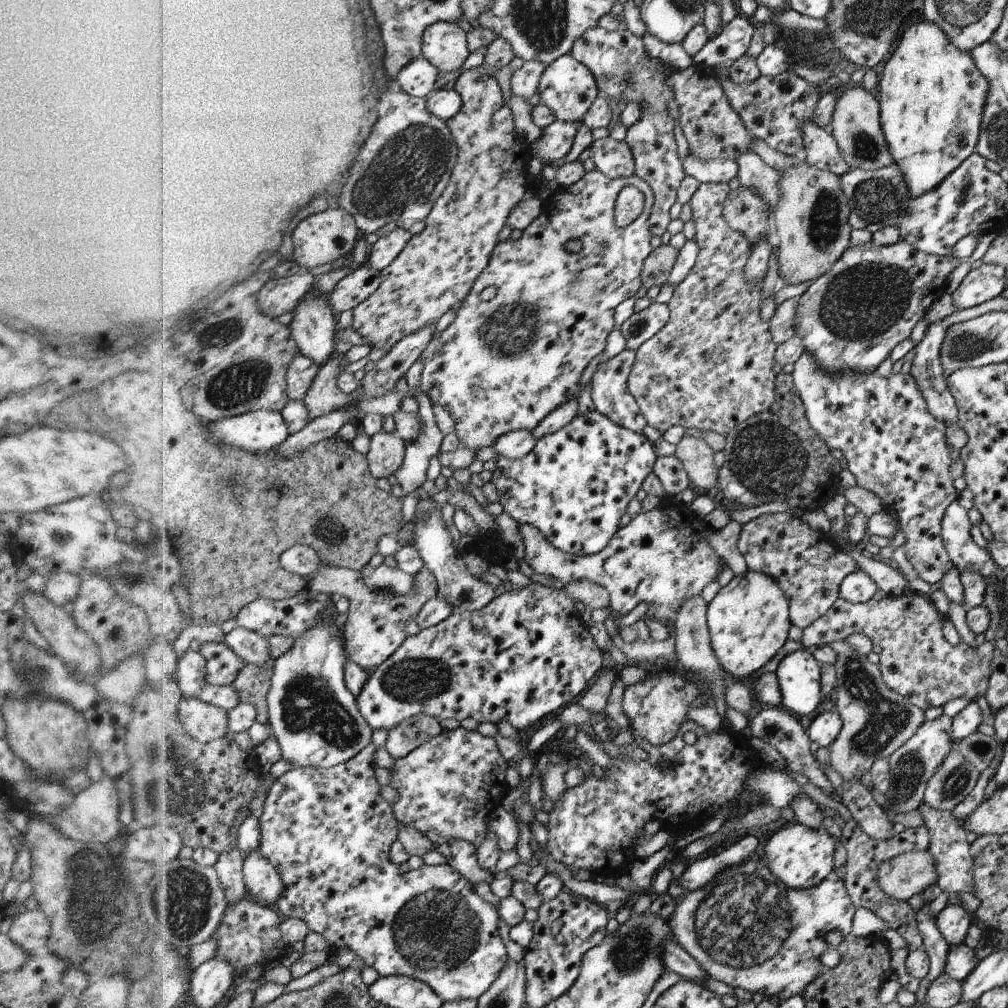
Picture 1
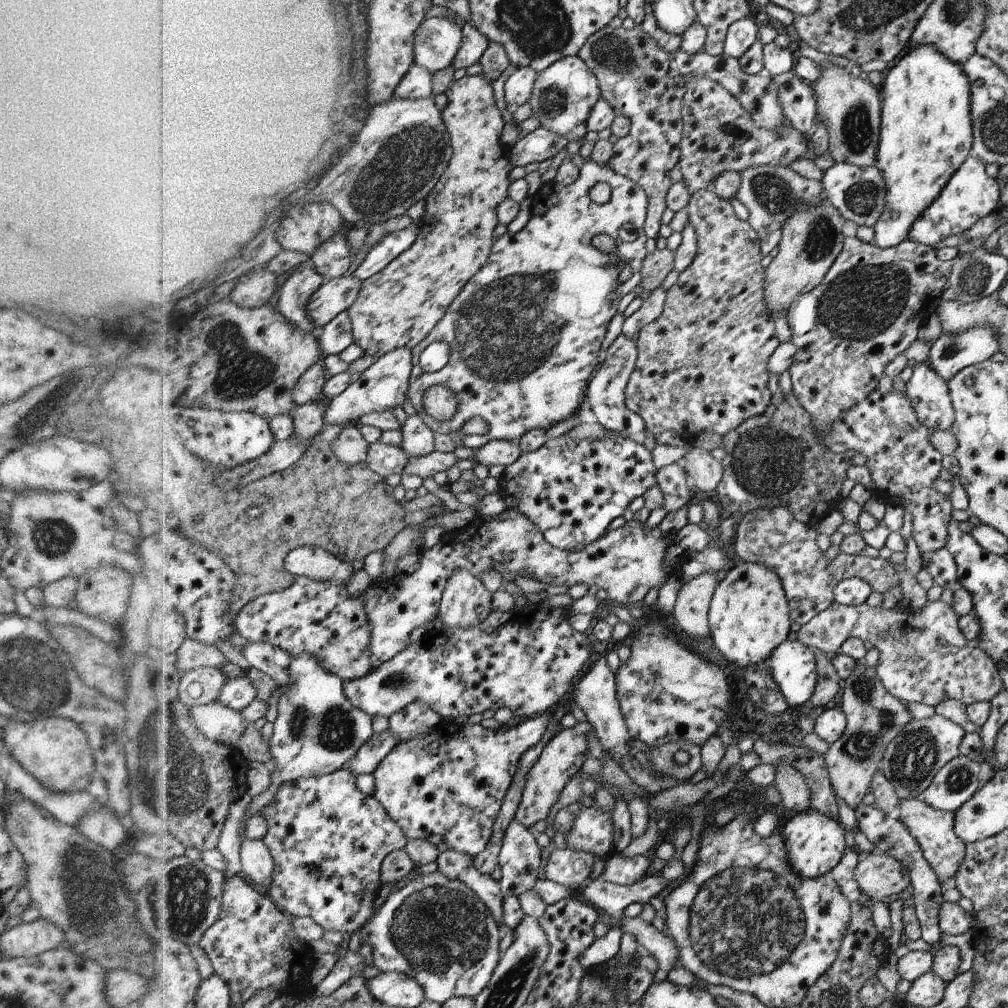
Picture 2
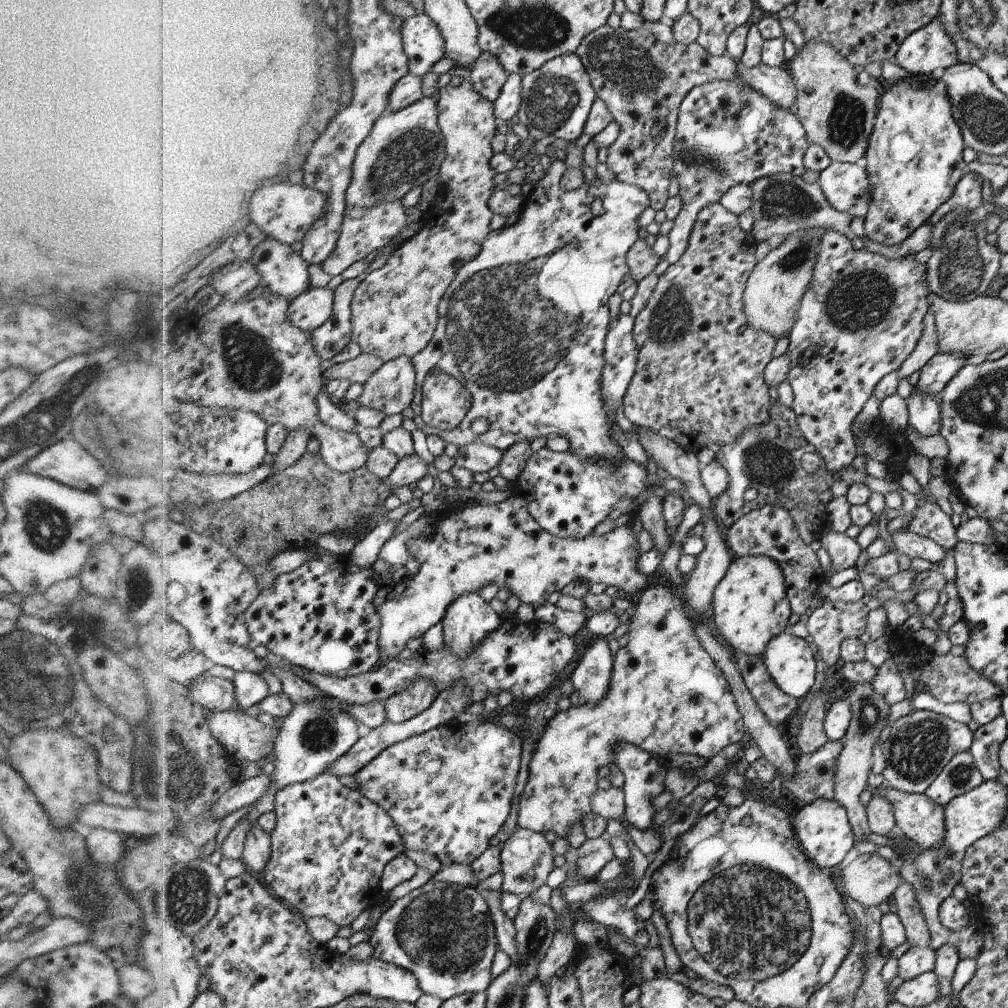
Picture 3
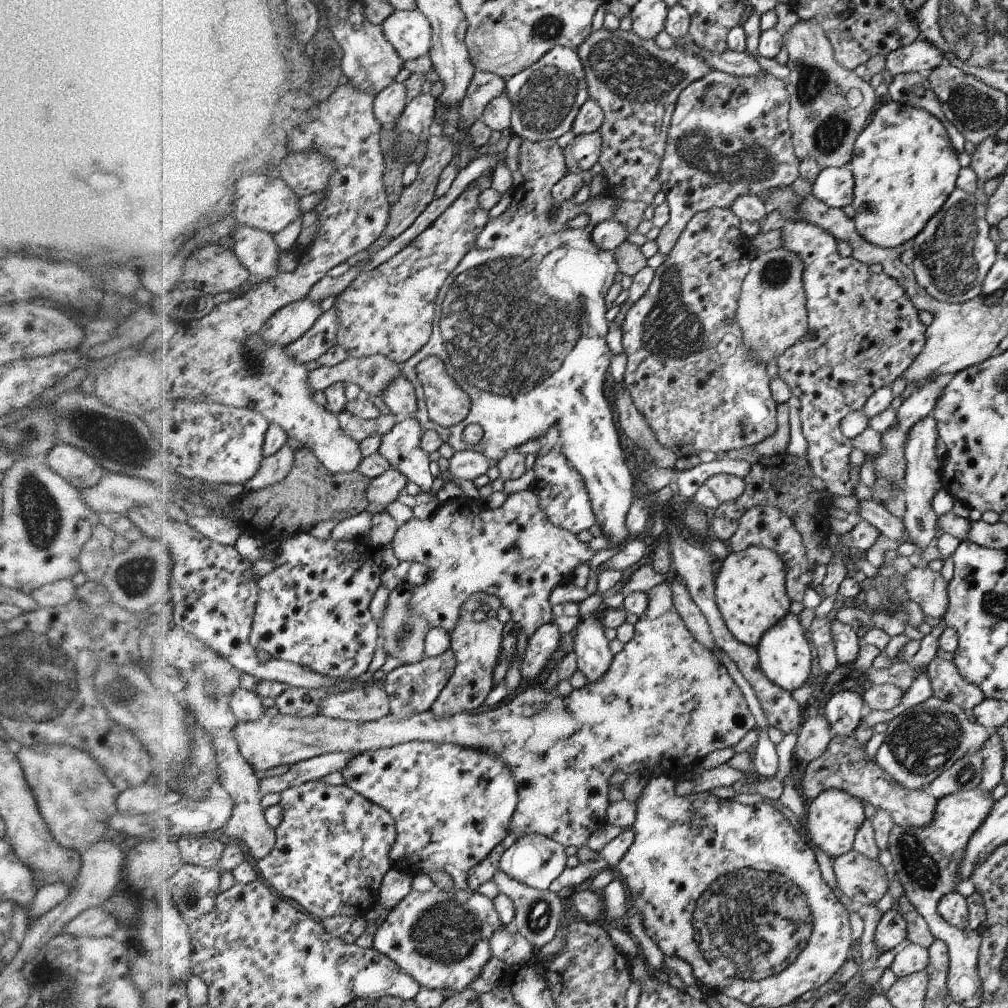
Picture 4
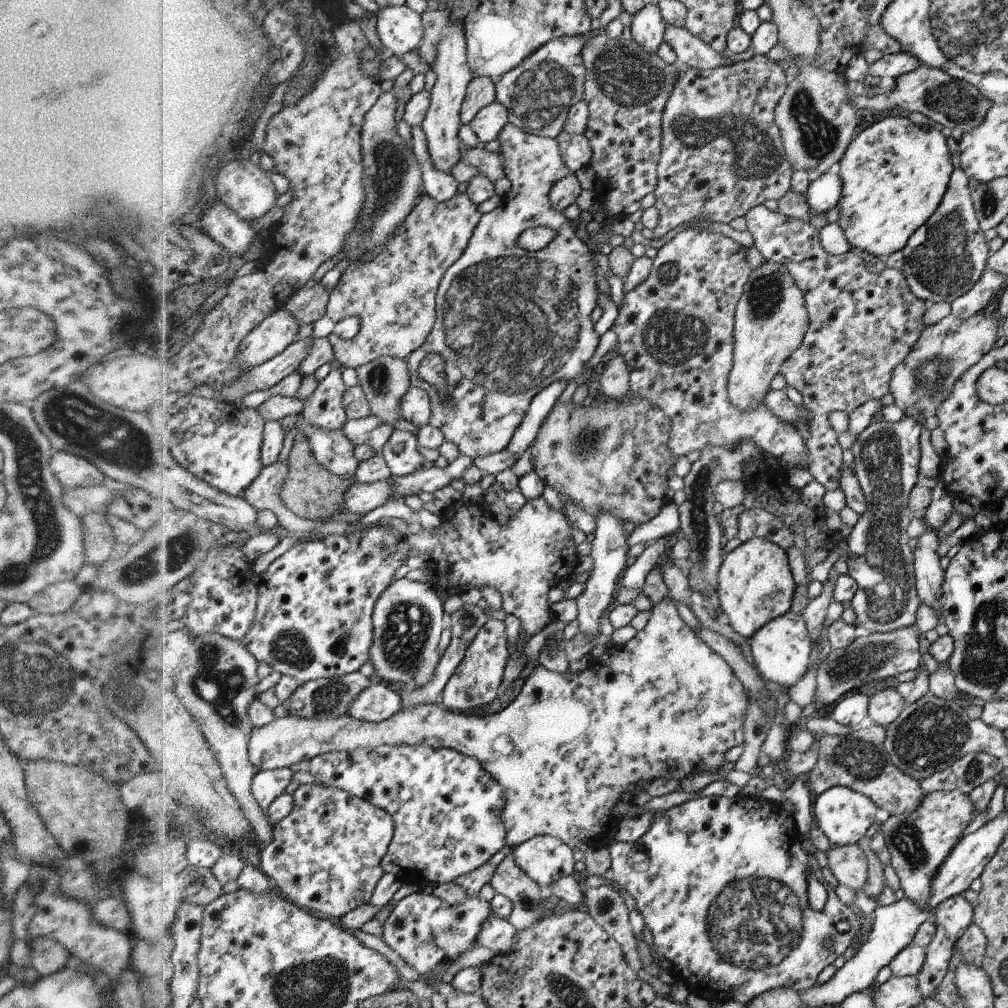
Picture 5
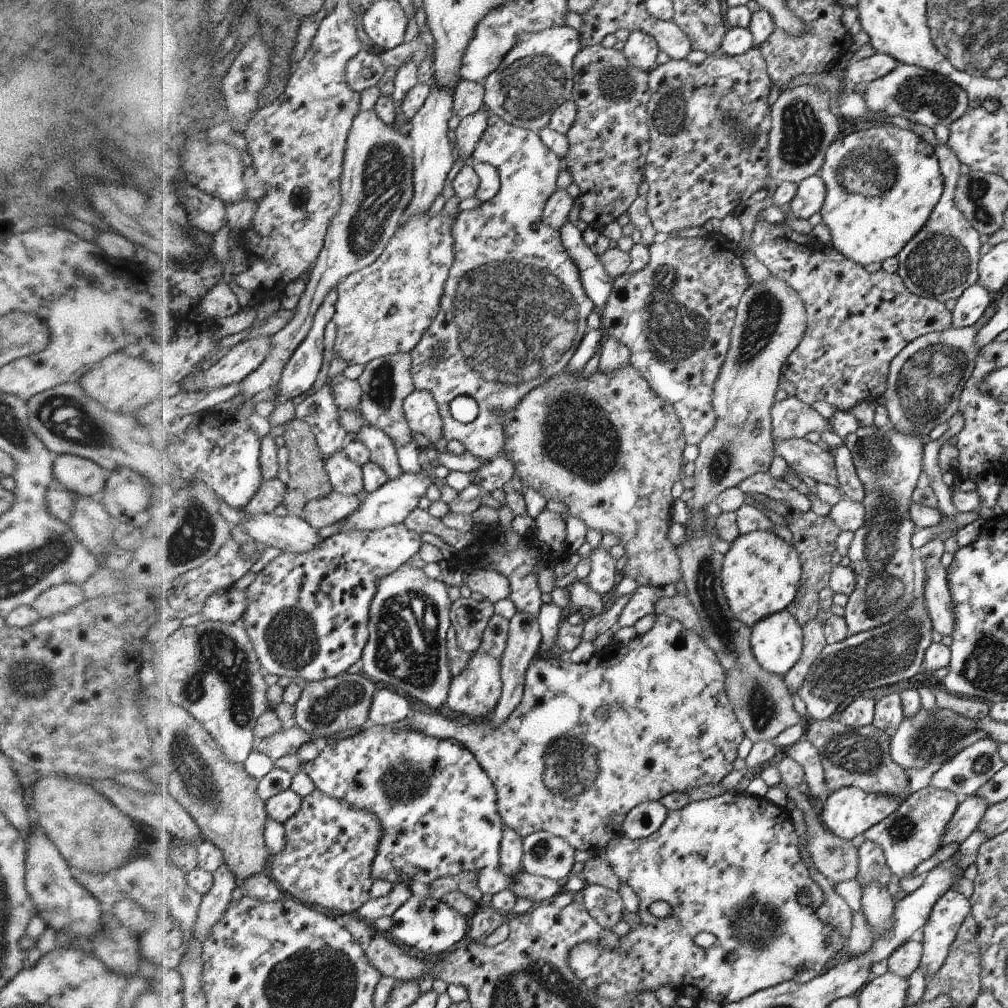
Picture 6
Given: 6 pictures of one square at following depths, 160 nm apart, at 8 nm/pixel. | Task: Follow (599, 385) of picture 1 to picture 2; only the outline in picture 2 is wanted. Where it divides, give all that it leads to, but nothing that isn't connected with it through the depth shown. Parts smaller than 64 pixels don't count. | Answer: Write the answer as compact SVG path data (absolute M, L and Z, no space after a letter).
M621 333L606 350L606 358L594 376L589 386L589 401L592 412L596 414L598 422L605 428L619 432L624 436L642 438L645 432L645 422L631 412L626 406L625 388L637 361L637 342Z

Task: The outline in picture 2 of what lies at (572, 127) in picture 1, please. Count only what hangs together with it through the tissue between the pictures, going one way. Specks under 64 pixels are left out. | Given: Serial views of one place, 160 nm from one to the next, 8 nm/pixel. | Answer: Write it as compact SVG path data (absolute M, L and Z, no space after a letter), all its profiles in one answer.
M538 127L514 144L510 151L510 164L533 168L566 148L568 141L548 129Z

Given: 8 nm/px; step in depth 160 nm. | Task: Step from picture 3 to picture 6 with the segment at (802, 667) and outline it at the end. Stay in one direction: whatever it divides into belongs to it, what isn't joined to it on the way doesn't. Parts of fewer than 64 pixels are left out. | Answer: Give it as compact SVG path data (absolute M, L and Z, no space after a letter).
M788 609L766 616L752 626L752 651L763 669L768 672L785 675L800 658L804 650L804 626Z

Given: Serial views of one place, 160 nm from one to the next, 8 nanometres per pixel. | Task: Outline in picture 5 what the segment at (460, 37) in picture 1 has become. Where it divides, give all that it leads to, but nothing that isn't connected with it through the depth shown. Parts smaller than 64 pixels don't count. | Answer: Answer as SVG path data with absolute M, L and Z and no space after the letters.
M392 5L377 13L377 29L387 51L398 56L417 50L423 37L421 14L406 5Z

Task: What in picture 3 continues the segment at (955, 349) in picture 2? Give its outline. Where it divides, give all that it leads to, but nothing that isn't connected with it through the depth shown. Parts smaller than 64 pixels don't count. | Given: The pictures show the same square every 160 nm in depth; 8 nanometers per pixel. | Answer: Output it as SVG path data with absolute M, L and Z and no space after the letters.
M936 353L919 371L916 391L931 397L939 396L948 382L964 366L966 356L960 353Z

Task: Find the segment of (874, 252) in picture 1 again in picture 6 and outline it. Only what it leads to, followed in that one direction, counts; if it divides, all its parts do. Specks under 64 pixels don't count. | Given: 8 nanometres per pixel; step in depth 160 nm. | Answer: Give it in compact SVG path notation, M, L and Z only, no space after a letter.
M757 216L757 221L755 222L755 227L751 234L751 240L752 252L754 252L756 258L770 270L771 276L775 279L785 281L790 288L793 288L798 293L798 296L801 297L805 303L805 309L808 313L808 330L796 350L789 356L788 362L785 363L784 371L782 371L782 374L790 381L790 384L794 384L794 388L796 388L795 396L802 402L812 405L816 401L826 401L833 407L838 406L838 410L840 411L848 411L854 405L864 402L864 400L876 403L878 397L883 397L888 390L889 368L892 366L894 358L896 358L904 348L908 347L914 339L934 331L945 331L952 326L952 312L946 309L945 303L940 302L938 299L918 296L910 292L910 289L905 285L905 281L901 279L901 276L897 272L887 273L880 269L875 273L868 273L862 265L847 259L834 247L819 244L812 236L794 232L794 229L791 229L784 223L769 224L768 222L758 222Z

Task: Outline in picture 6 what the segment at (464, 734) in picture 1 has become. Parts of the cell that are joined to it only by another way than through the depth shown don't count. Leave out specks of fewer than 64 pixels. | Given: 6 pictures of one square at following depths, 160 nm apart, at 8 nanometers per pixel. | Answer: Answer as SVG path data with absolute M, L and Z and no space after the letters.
M371 723L370 726L364 728L363 732L360 731L359 735L352 735L339 741L330 741L327 745L323 745L318 758L304 764L304 771L312 778L316 788L322 790L327 795L347 801L354 808L378 815L383 824L383 837L379 853L373 864L373 873L376 881L390 881L395 885L404 883L411 885L415 880L419 880L424 882L424 884L430 884L434 879L443 876L454 876L462 871L470 871L479 875L479 889L483 894L495 895L502 890L511 890L517 898L528 898L528 900L532 900L536 904L551 902L552 898L562 891L563 883L548 877L526 873L524 870L520 871L516 876L507 875L501 871L499 842L504 835L505 824L501 819L501 813L497 809L496 785L490 780L488 773L482 768L482 764L473 755L473 752L470 752L470 749L466 748L465 745L458 744L456 739L440 739L435 736L426 736L424 732L411 730L410 727L407 728L404 724L386 726Z

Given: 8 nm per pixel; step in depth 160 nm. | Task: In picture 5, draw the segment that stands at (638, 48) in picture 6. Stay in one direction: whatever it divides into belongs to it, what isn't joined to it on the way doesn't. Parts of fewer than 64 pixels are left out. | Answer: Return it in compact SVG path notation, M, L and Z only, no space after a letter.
M647 4L633 16L631 25L632 40L637 41L646 52L656 53L658 46L664 40L665 23L657 5Z

